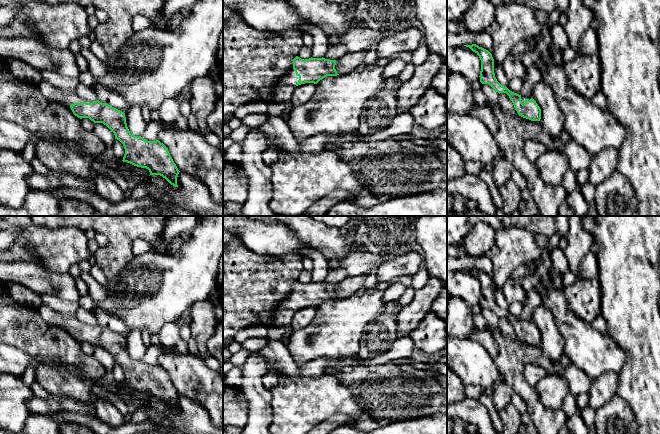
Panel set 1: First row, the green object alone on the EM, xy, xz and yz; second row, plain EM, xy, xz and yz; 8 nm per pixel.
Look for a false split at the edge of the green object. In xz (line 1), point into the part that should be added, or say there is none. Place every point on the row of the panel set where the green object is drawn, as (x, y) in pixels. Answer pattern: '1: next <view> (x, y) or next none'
1: next xz (281, 91)

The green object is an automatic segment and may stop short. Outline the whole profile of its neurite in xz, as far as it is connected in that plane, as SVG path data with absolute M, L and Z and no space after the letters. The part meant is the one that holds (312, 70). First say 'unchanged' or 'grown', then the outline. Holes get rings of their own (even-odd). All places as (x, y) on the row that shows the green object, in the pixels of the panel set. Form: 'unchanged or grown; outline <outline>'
grown; outline M325 58L293 59L293 68L284 76L279 77L271 89L273 103L284 105L288 111L281 118L286 122L289 119L293 106L290 102L292 90L305 83L317 84L327 76L339 75L335 69L336 60Z

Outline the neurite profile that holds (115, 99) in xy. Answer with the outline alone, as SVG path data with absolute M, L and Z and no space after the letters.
M100 86L95 87L93 90L97 95L97 100L102 103L107 103L124 113L131 108L124 96L119 92Z

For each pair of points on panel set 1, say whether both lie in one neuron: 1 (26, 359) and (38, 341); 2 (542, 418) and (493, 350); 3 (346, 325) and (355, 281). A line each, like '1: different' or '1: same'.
1: different
2: different
3: different

